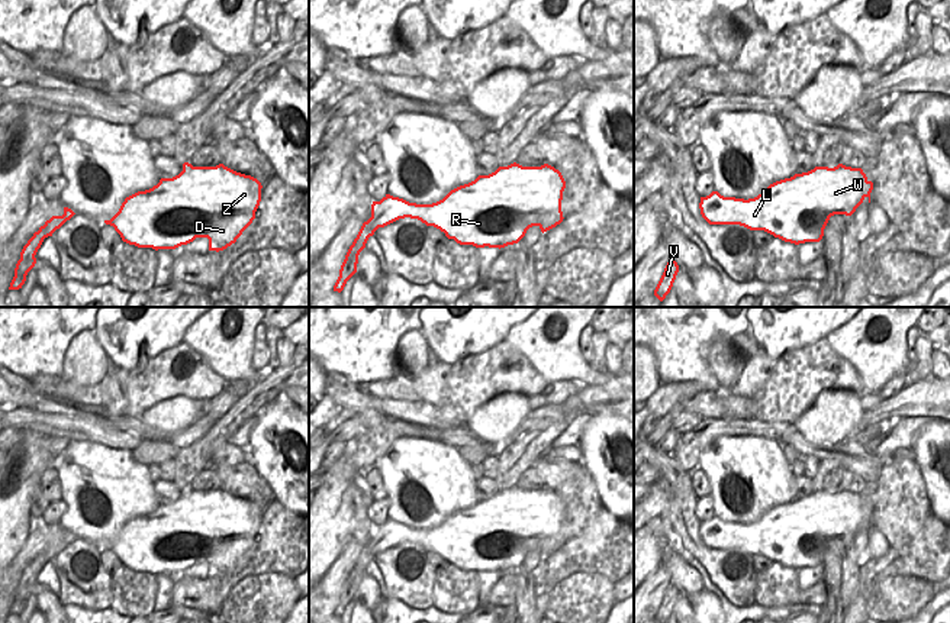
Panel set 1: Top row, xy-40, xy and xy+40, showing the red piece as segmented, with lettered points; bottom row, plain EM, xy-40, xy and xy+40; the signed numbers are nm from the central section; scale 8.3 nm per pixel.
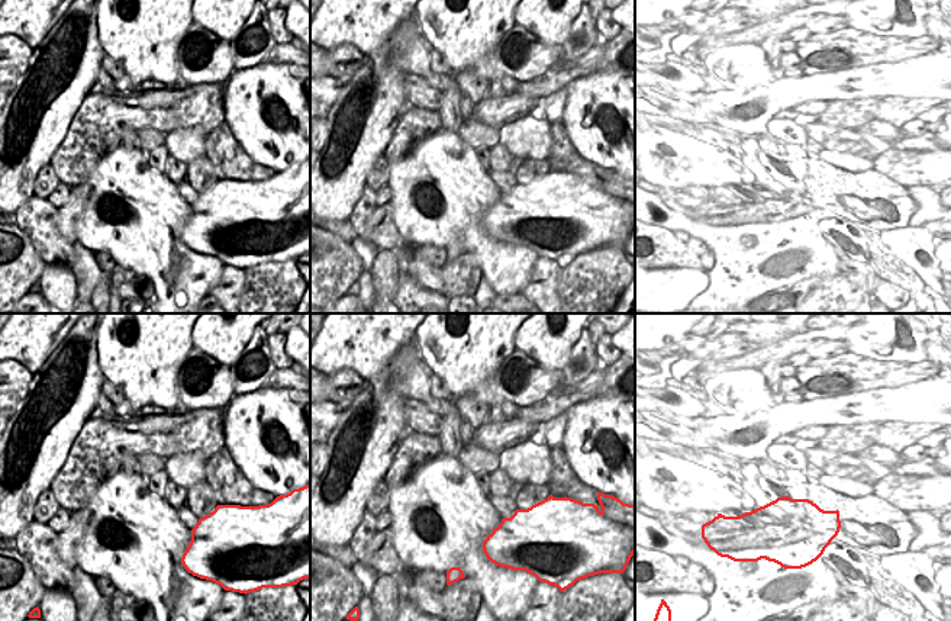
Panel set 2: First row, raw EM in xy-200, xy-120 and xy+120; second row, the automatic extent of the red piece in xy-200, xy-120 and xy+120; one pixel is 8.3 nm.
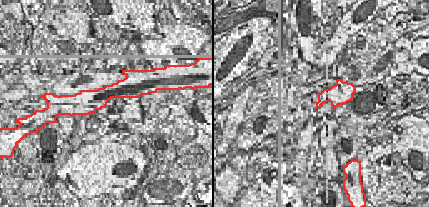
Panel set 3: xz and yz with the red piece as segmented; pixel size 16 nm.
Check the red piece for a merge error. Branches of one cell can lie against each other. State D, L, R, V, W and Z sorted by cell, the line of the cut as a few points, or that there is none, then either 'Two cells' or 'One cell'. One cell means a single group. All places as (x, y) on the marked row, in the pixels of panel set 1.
Groups: D L R V W Z. No split. One cell

